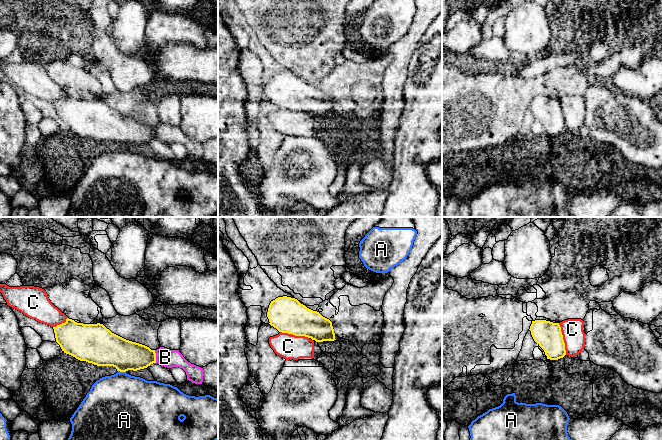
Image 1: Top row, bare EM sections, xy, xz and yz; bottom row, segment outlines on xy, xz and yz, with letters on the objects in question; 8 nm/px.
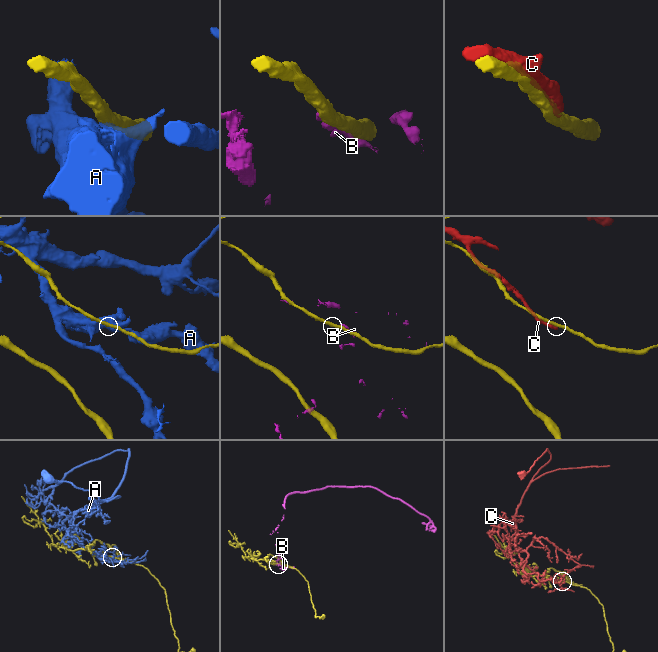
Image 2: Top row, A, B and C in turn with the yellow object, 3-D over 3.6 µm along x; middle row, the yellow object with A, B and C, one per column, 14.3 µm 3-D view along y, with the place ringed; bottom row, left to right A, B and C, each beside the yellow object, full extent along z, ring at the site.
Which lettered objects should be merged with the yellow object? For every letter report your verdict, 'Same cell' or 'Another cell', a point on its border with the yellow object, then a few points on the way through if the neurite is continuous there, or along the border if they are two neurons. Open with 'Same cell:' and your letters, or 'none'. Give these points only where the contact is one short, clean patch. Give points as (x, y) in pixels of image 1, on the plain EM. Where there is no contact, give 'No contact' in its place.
Same cell: none
A: Another cell. Touches yellow at xy (122, 147). Boundary: xy (118, 146), (125, 148)
B: Another cell. Touches yellow at xy (155, 132)
C: Another cell. Touches yellow at yz (562, 115)

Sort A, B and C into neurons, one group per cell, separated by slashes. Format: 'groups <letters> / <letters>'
groups A / B / C

